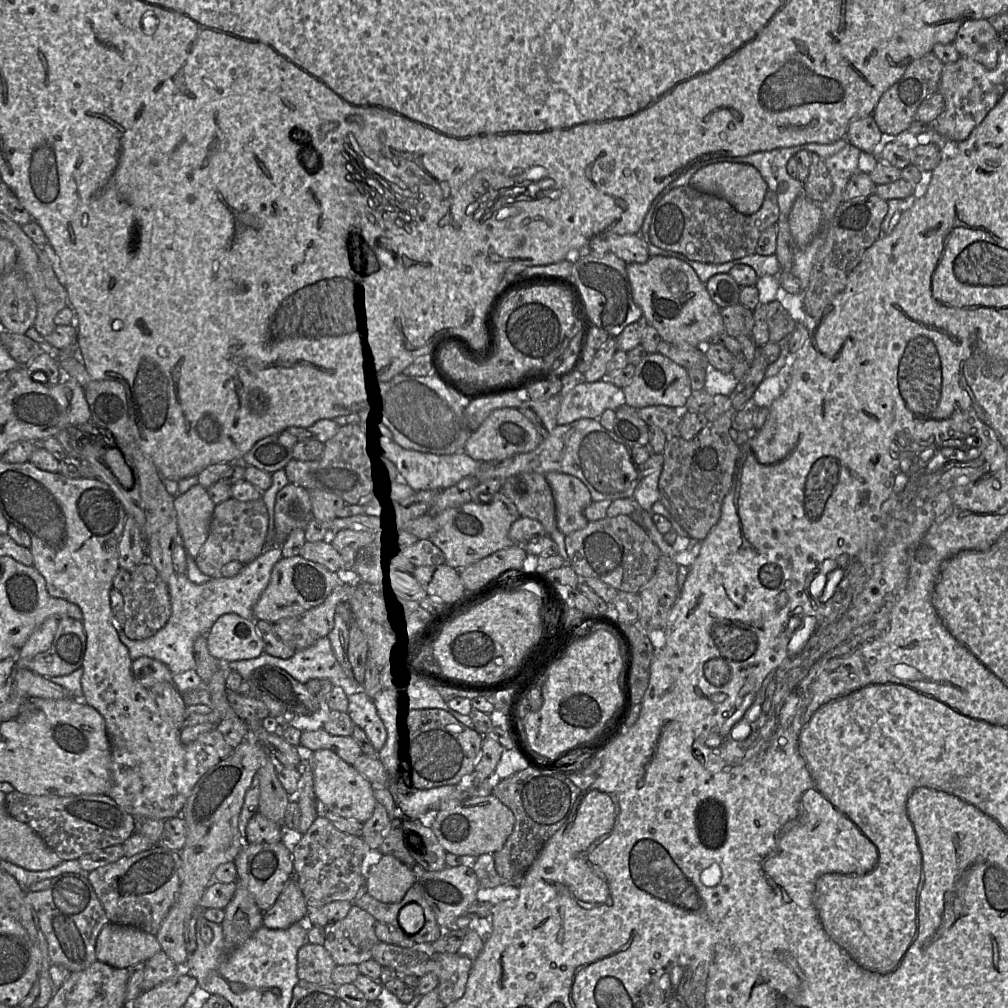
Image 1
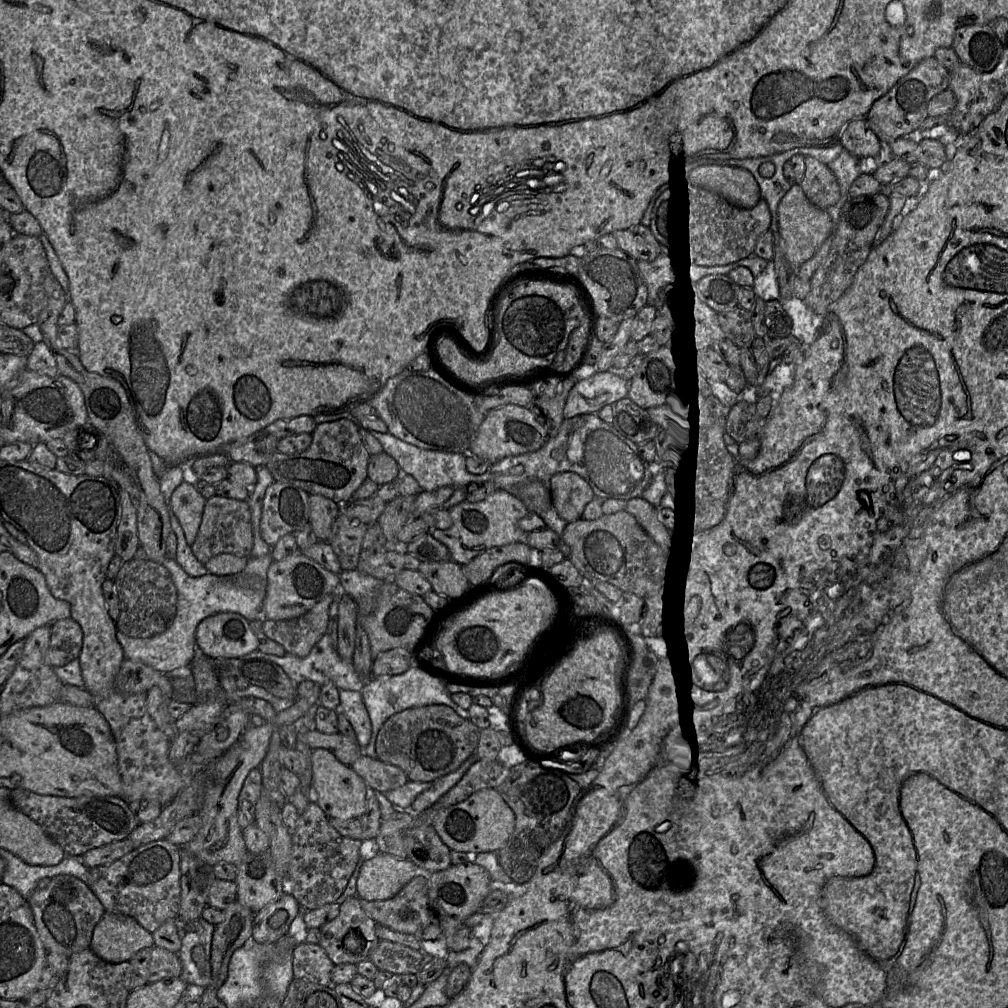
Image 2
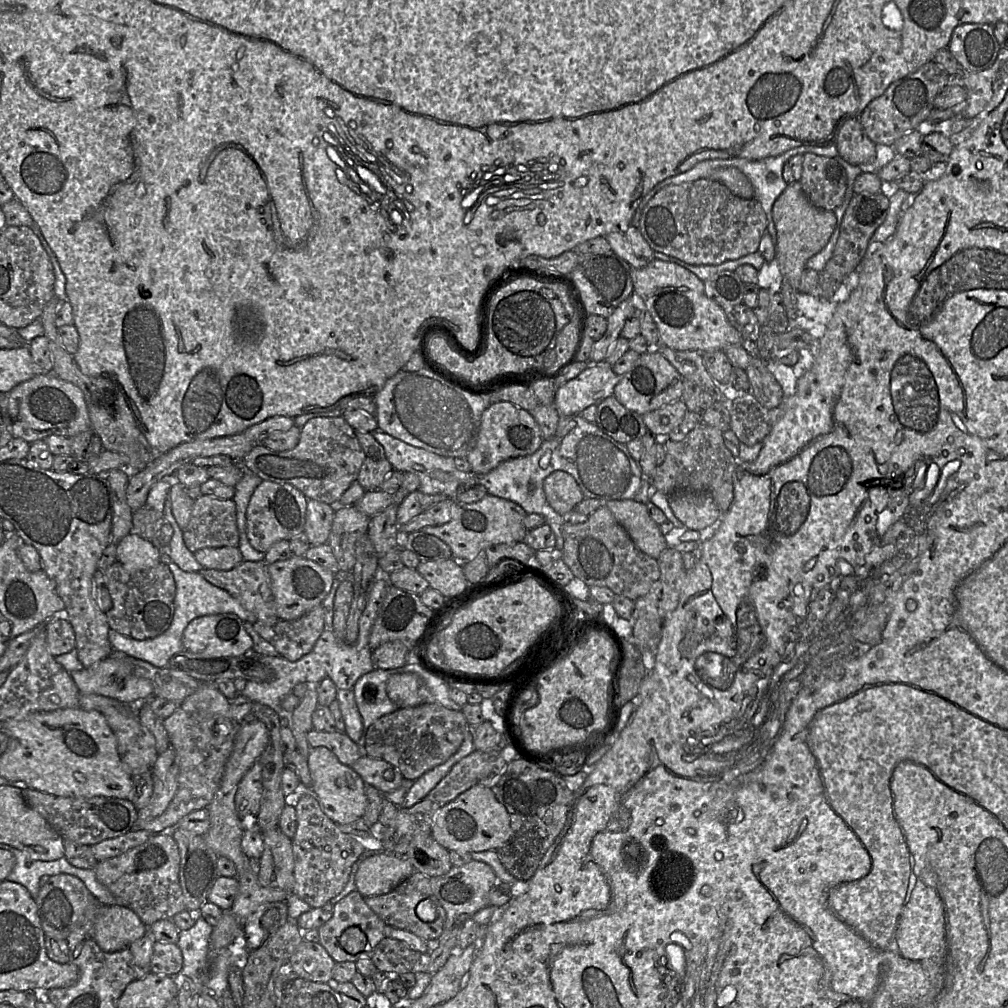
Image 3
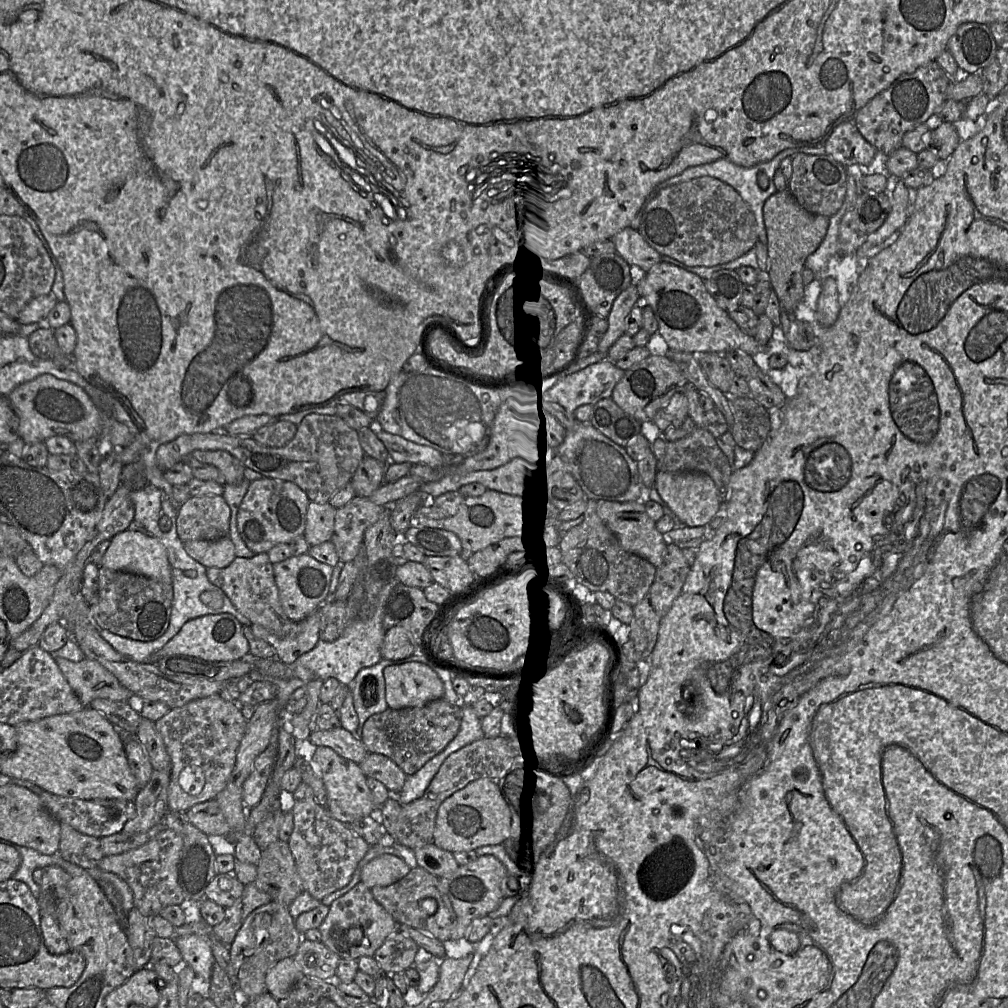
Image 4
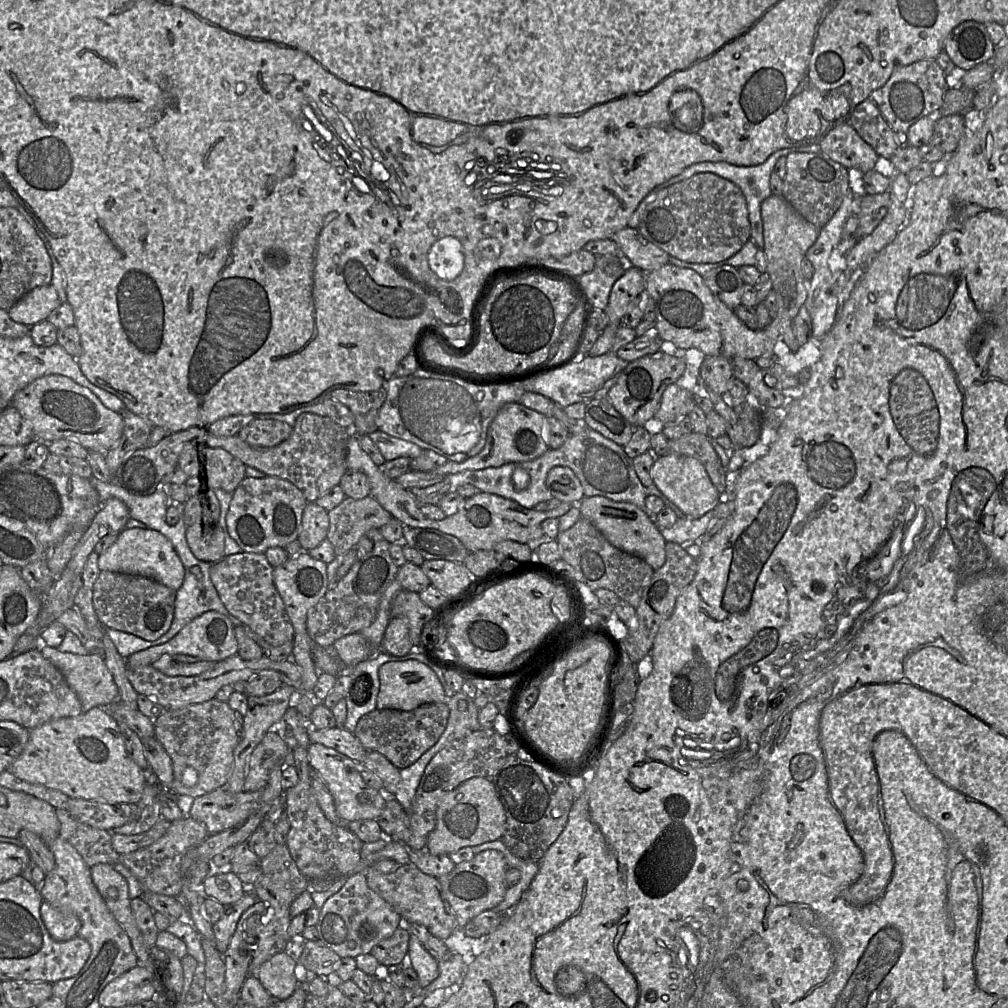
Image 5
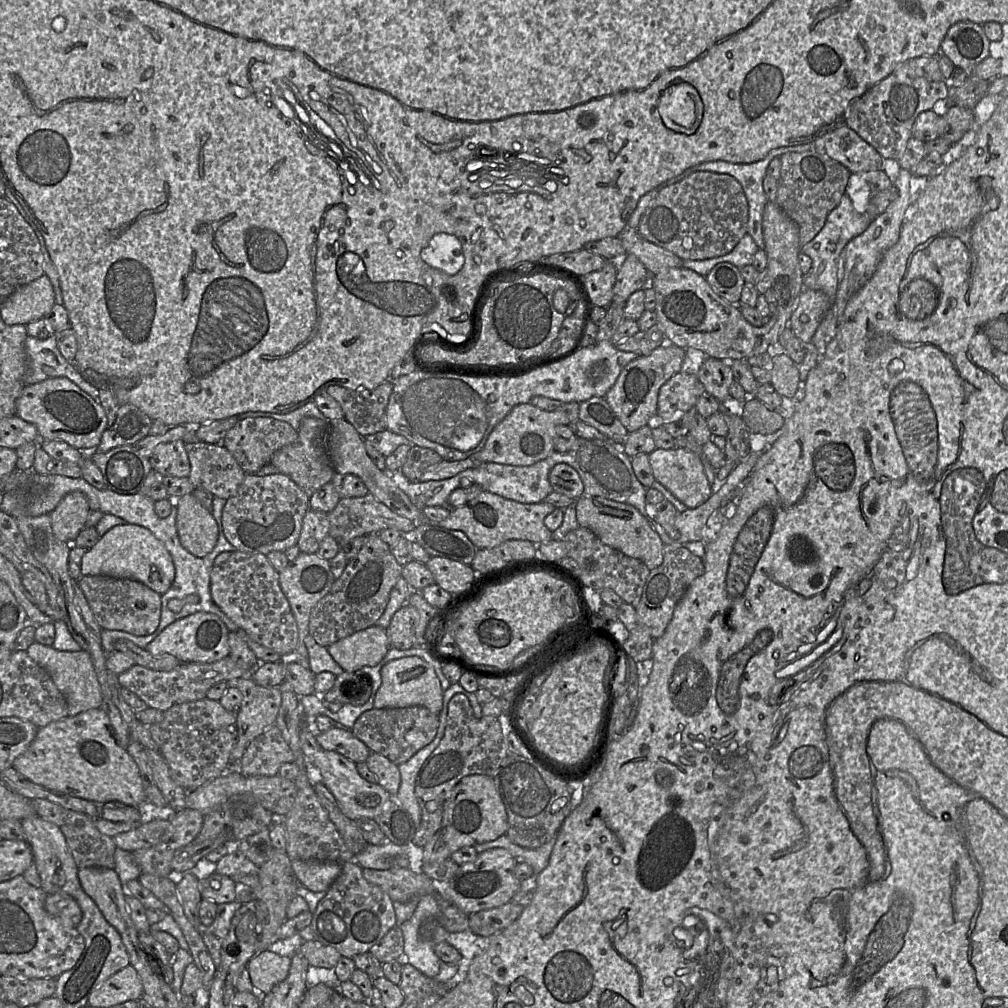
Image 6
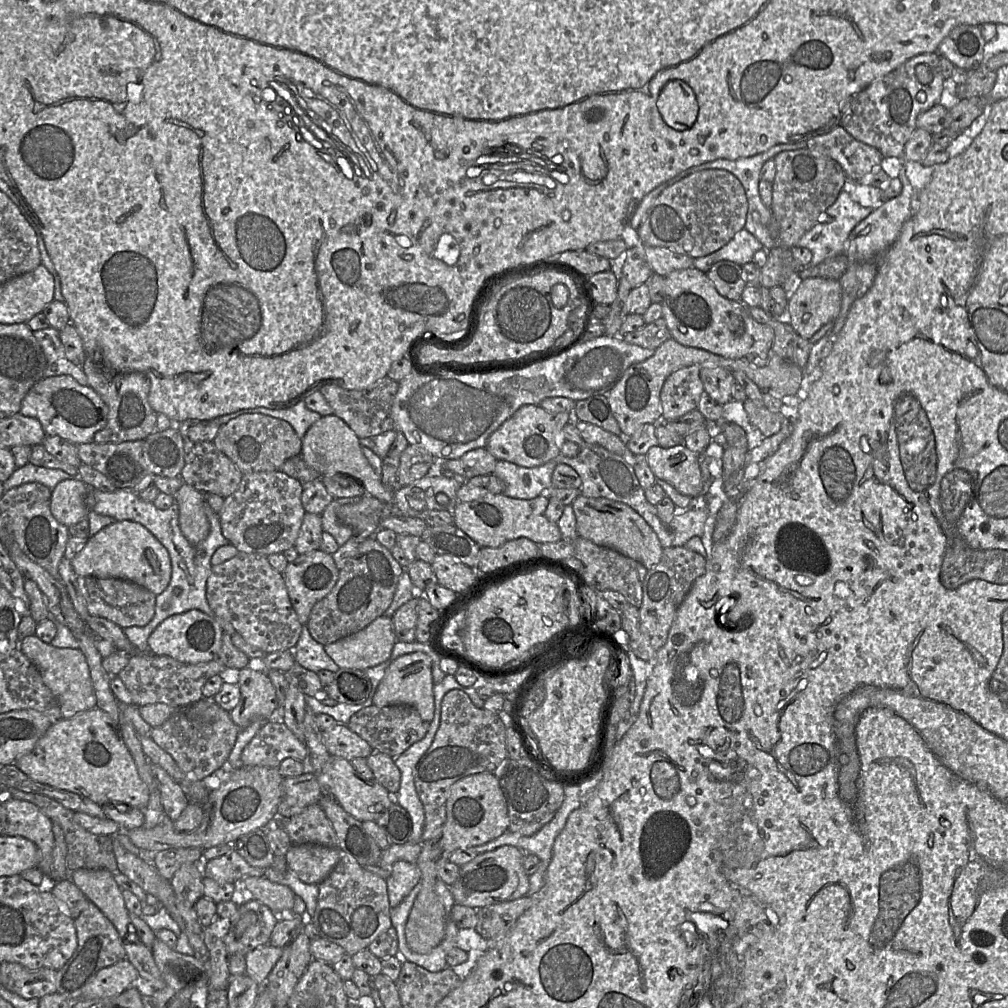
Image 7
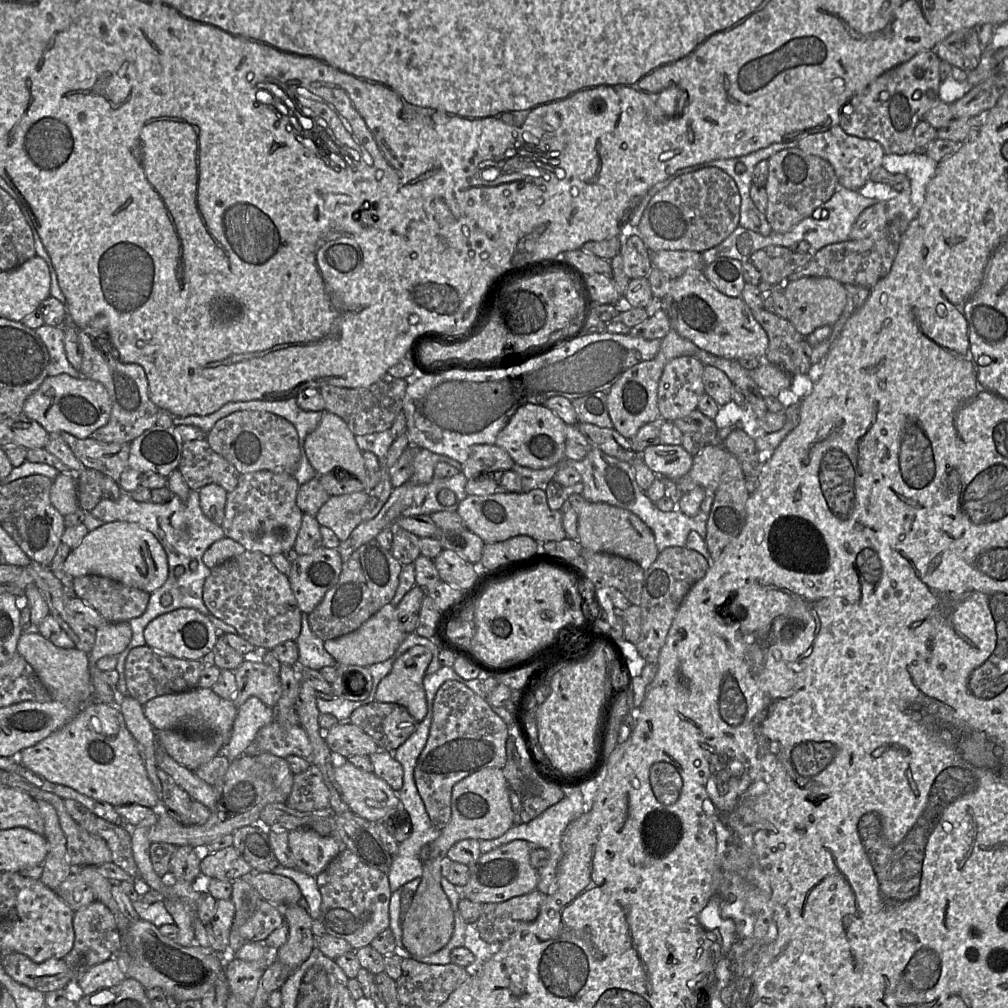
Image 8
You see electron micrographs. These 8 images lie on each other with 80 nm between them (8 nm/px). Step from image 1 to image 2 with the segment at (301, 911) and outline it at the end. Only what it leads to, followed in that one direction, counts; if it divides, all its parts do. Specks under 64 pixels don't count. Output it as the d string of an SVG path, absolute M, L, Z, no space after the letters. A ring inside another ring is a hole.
M284 893L278 900L254 914L252 940L260 944L277 942L288 935L291 924L301 909L291 893Z

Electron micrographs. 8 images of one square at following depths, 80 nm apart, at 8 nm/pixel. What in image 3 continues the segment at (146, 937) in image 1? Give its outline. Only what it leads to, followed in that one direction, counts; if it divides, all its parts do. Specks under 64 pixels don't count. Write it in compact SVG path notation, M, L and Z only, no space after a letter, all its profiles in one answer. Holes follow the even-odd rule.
M120 905L100 906L93 924L93 939L101 950L116 952L142 938L147 929L129 908Z

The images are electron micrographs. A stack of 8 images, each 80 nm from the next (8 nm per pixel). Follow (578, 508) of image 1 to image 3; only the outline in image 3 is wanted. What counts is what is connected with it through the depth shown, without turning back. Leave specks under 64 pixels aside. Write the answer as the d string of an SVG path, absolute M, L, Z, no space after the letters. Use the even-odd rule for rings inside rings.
M565 471L548 475L544 480L544 492L549 505L562 516L585 498L574 477Z

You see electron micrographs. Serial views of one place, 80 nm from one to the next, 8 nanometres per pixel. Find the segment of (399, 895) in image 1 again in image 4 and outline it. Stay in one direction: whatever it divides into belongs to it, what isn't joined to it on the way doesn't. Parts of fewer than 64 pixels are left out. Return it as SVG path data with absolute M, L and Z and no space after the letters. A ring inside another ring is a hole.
M382 854L370 860L361 871L361 882L368 888L389 886L406 876L411 868L401 858Z

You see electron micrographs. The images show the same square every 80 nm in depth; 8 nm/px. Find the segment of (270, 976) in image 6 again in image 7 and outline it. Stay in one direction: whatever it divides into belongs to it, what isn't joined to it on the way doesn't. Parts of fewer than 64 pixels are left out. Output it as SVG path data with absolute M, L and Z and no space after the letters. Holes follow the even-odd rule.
M269 944L259 946L245 955L246 974L259 986L265 985L274 965L279 960L283 948Z

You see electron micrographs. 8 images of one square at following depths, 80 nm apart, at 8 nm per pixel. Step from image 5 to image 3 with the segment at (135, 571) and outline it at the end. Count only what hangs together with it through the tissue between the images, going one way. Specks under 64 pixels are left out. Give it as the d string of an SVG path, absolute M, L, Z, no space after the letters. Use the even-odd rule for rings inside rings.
M130 533L116 544L117 561L135 569L147 569L161 562L162 552L149 541Z

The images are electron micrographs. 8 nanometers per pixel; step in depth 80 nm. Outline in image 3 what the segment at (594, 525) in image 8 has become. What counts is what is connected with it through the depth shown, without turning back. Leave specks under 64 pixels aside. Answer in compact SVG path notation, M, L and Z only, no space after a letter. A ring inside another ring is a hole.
M628 499L607 501L605 506L624 527L640 551L654 559L659 558L667 543L659 525L649 516L646 504Z

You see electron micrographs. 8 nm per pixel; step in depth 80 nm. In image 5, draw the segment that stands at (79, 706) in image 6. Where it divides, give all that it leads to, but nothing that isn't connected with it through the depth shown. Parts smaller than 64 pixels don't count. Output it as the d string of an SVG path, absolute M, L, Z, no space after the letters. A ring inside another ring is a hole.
M41 645L41 647L36 649L39 649L41 654L59 670L66 684L79 699L83 712L93 707L108 705L118 699L118 688L104 660L99 655L77 655L69 652L60 652L56 648L45 645Z

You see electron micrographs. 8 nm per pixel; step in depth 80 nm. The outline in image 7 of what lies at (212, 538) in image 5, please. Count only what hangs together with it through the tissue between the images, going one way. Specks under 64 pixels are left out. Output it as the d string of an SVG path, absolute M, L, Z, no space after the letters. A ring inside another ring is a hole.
M183 485L173 495L179 508L179 527L192 546L202 543L210 532L210 523L205 514L204 495L188 485Z

